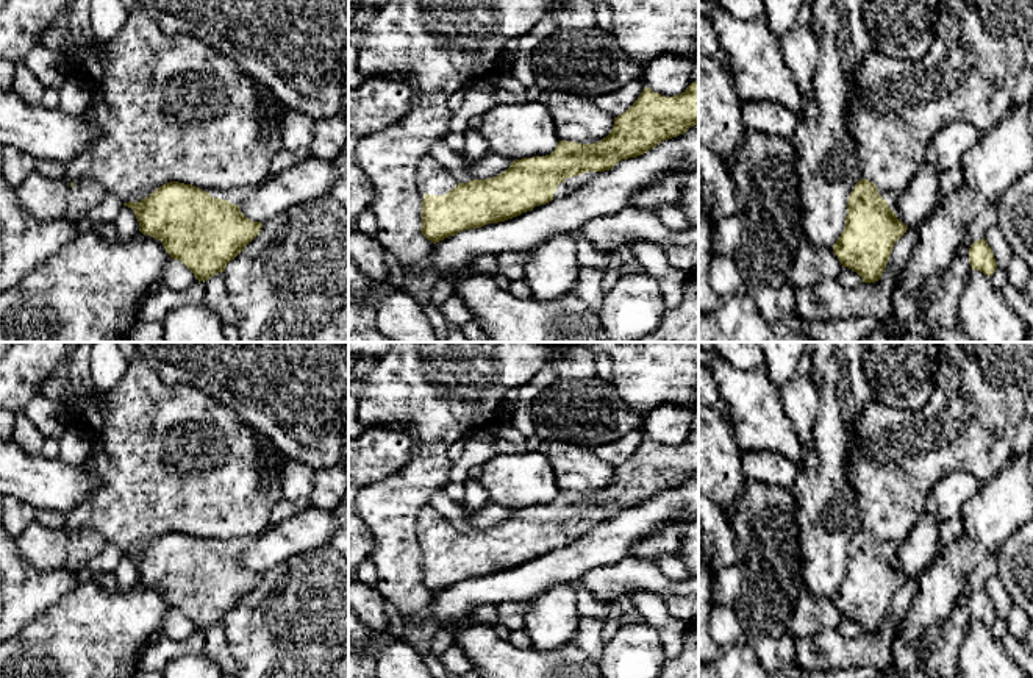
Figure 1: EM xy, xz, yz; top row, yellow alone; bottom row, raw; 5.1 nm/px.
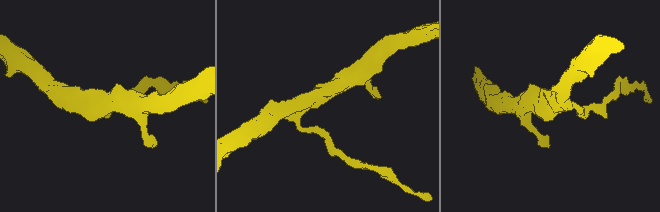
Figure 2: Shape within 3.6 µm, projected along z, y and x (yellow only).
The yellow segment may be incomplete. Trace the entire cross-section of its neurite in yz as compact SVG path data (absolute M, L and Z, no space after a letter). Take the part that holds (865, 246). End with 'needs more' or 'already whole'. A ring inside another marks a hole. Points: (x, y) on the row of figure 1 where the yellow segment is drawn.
M860 180L849 195L845 227L833 245L842 267L856 272L863 283L881 278L894 244L908 225L895 216L897 194L880 191L872 181Z | needs more

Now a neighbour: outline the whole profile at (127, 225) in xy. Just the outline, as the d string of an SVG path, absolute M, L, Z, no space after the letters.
M122 206L116 222L116 237L120 242L128 242L139 231L139 222L134 216L134 211L128 206Z

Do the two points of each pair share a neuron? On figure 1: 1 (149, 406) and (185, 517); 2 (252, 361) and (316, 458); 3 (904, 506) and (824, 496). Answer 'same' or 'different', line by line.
1: same
2: same
3: different

